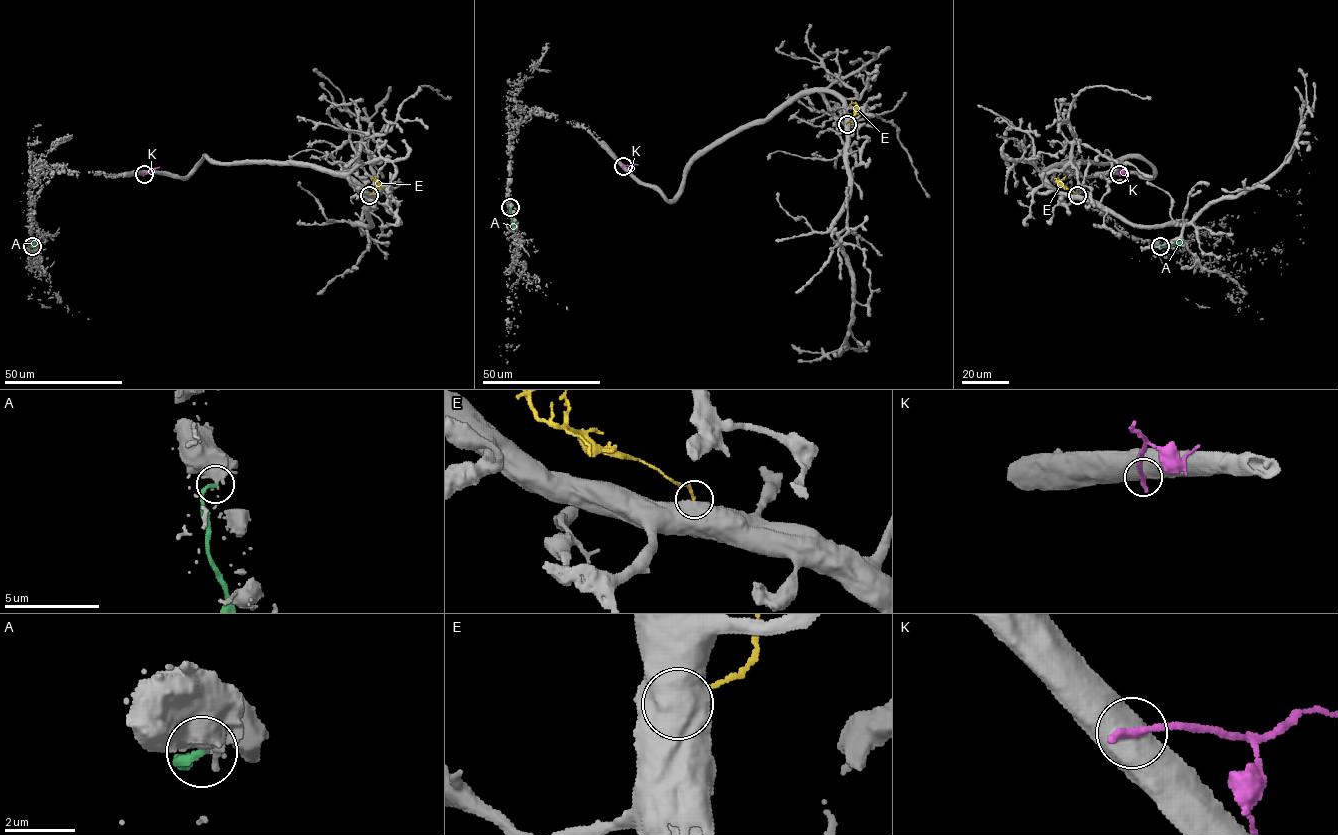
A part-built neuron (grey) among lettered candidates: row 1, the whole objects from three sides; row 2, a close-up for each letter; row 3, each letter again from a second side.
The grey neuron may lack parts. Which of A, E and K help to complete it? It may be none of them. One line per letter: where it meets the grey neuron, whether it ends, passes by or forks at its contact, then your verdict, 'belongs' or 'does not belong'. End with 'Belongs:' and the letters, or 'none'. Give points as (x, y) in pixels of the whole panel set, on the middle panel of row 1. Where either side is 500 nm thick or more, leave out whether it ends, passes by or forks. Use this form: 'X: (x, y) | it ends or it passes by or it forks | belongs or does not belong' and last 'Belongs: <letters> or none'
A: (510, 207) | it ends | does not belong
E: (847, 124) | does not belong
K: (623, 166) | does not belong
Belongs: none

